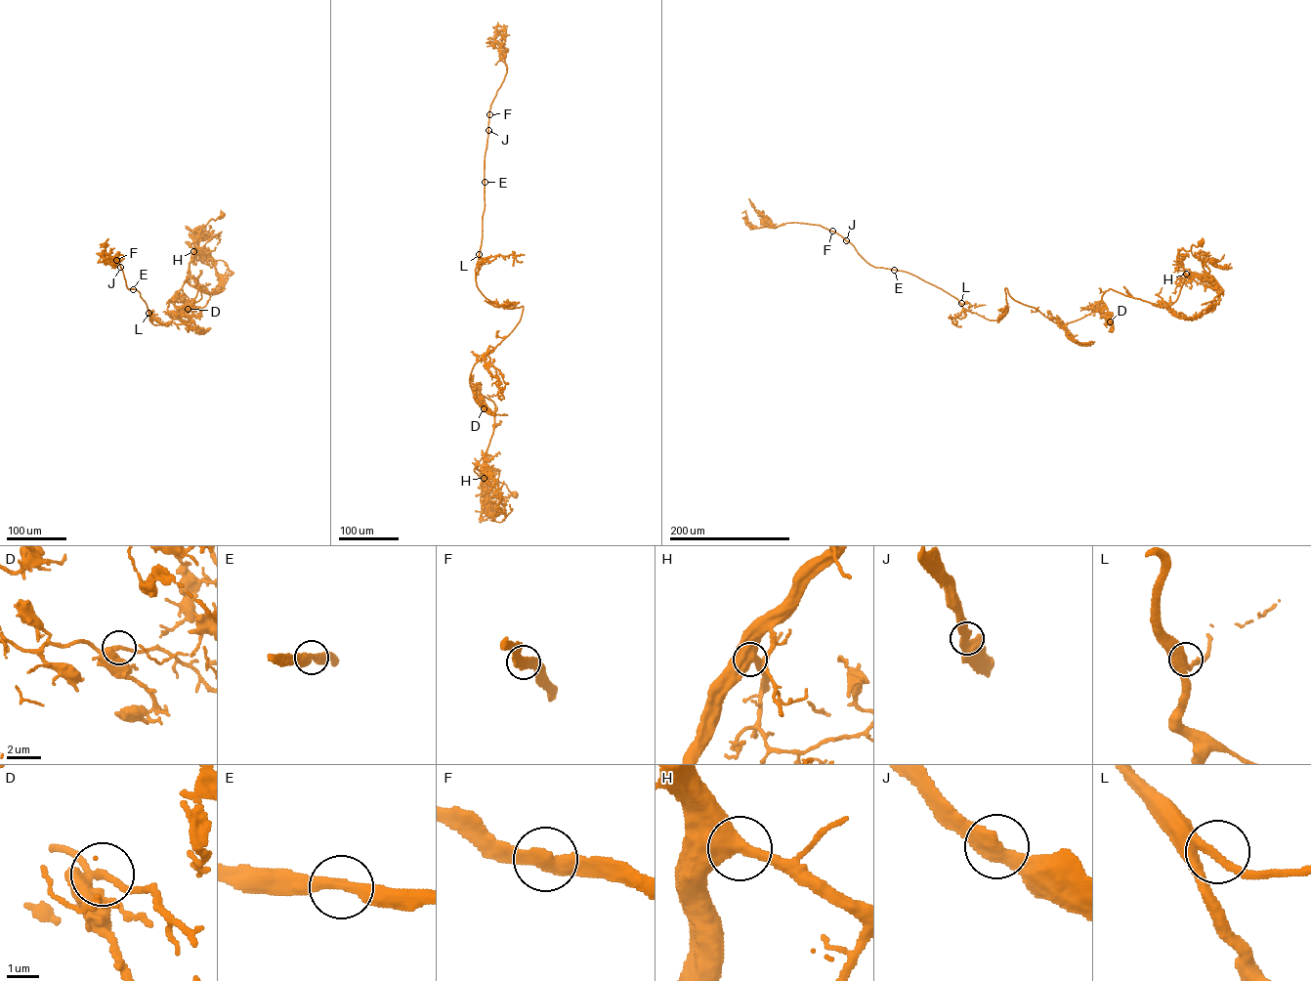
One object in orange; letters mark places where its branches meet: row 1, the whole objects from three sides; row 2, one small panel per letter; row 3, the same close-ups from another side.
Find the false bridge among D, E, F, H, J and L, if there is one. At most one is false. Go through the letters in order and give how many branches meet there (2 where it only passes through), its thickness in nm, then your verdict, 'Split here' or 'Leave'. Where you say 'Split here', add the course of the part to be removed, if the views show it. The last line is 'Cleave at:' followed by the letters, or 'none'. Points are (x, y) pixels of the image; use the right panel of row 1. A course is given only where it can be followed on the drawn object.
D: Branches: 2. Thickness 220 nm. Leave
E: Branches: 2. Thickness 360 nm. Leave
F: Branches: 2. Thickness 380 nm. Leave
H: Branches: 2. Thickness 500 nm. Leave
J: Branches: 2. Thickness 440 nm. Leave
L: Branches: 2. Thickness 280 nm. Leave
Cleave at: none

